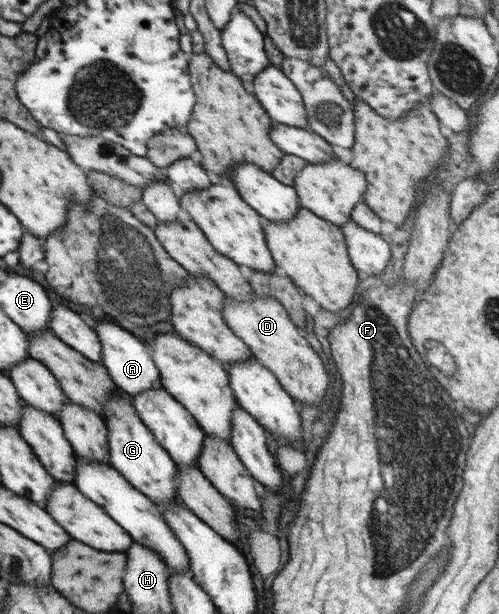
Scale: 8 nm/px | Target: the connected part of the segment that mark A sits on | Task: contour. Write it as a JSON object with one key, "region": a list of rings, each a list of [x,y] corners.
{"region":[[[109,321],[90,322],[97,333],[101,345],[101,363],[108,370],[112,381],[116,386],[132,398],[147,392],[151,388],[164,388],[161,385],[159,369],[151,358],[150,351],[141,340],[137,340],[131,332],[115,326]]]}

